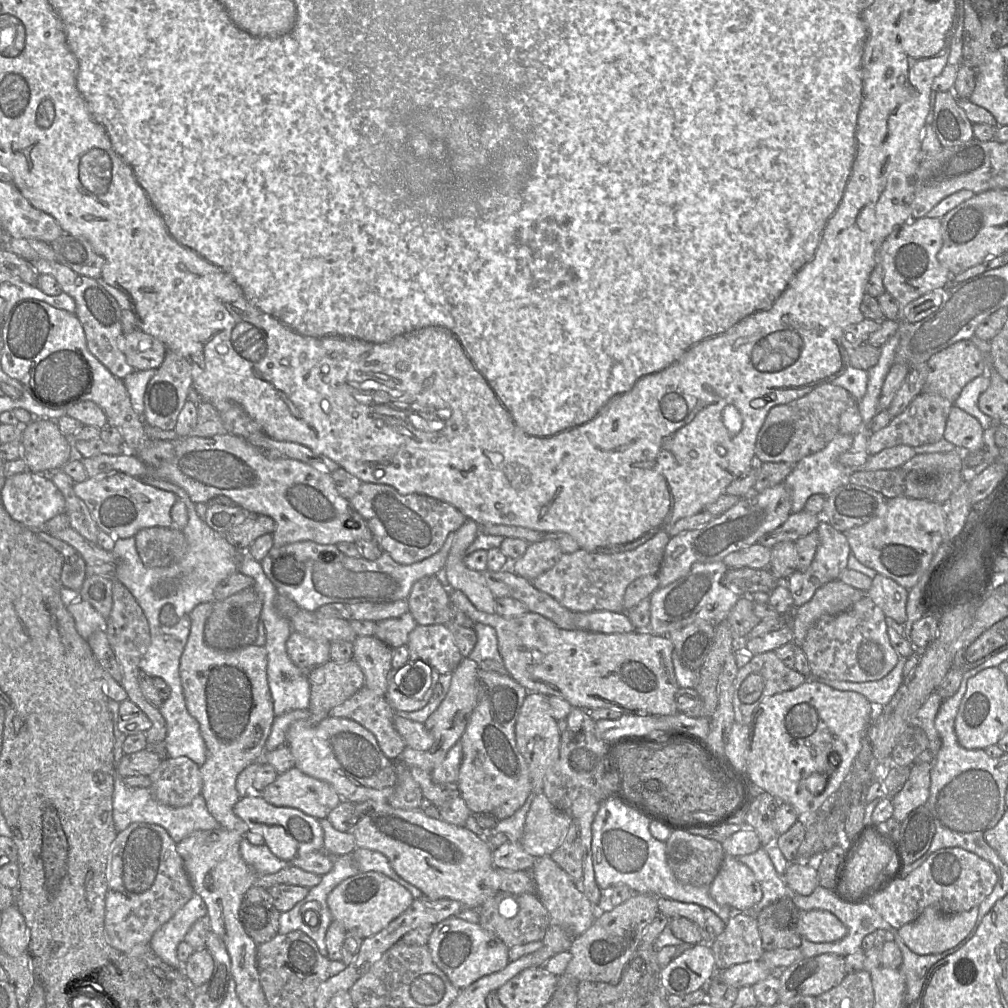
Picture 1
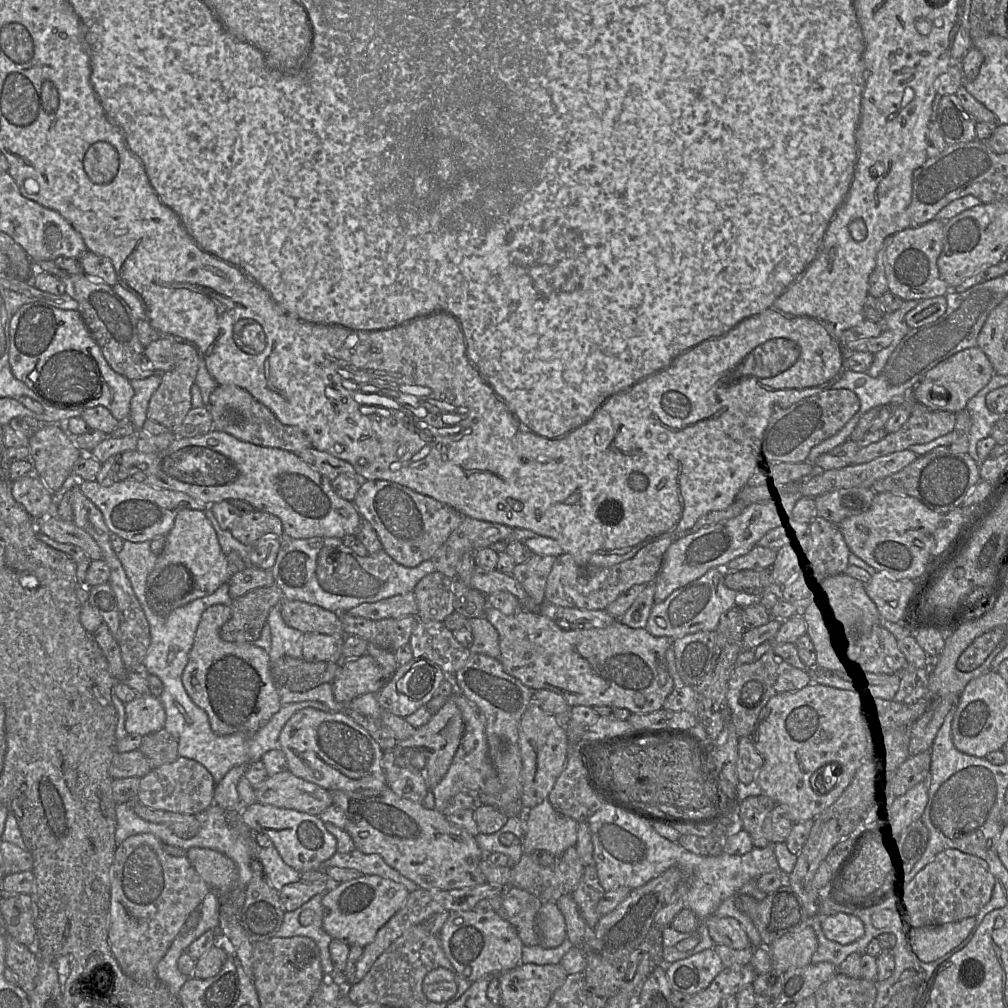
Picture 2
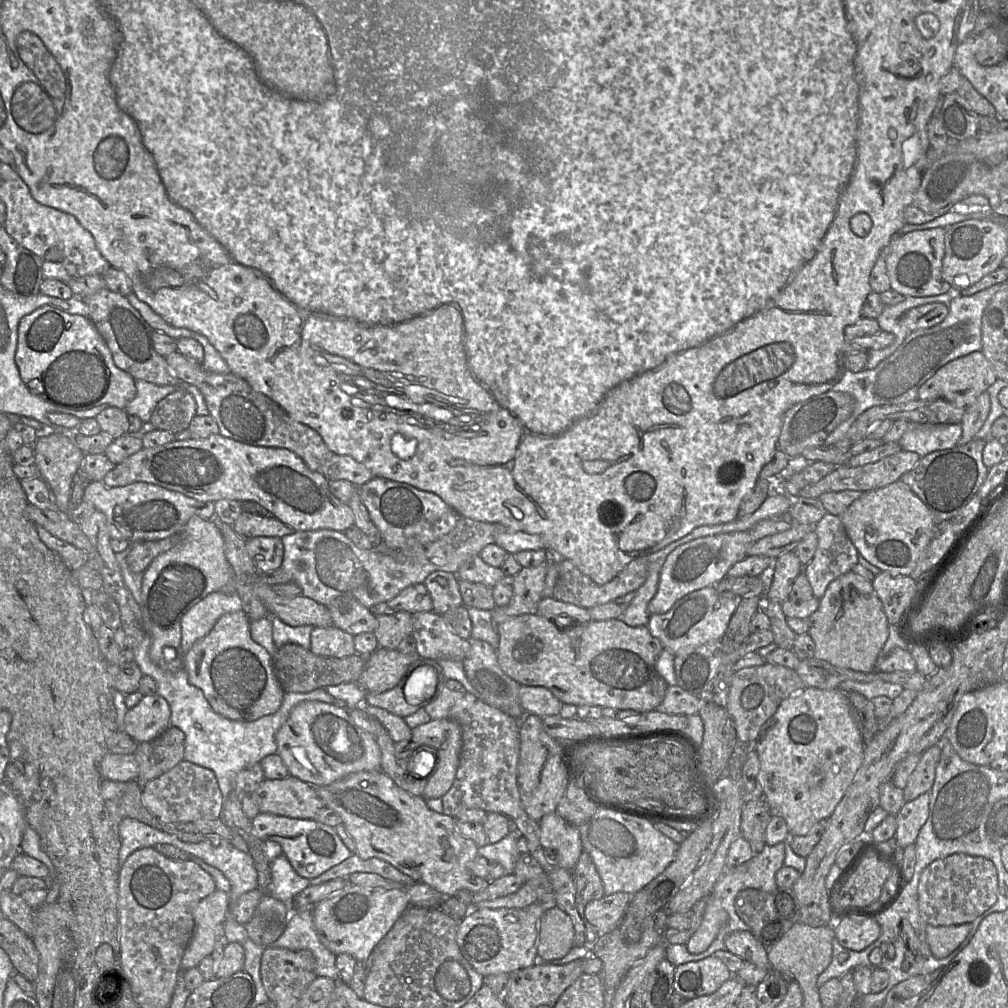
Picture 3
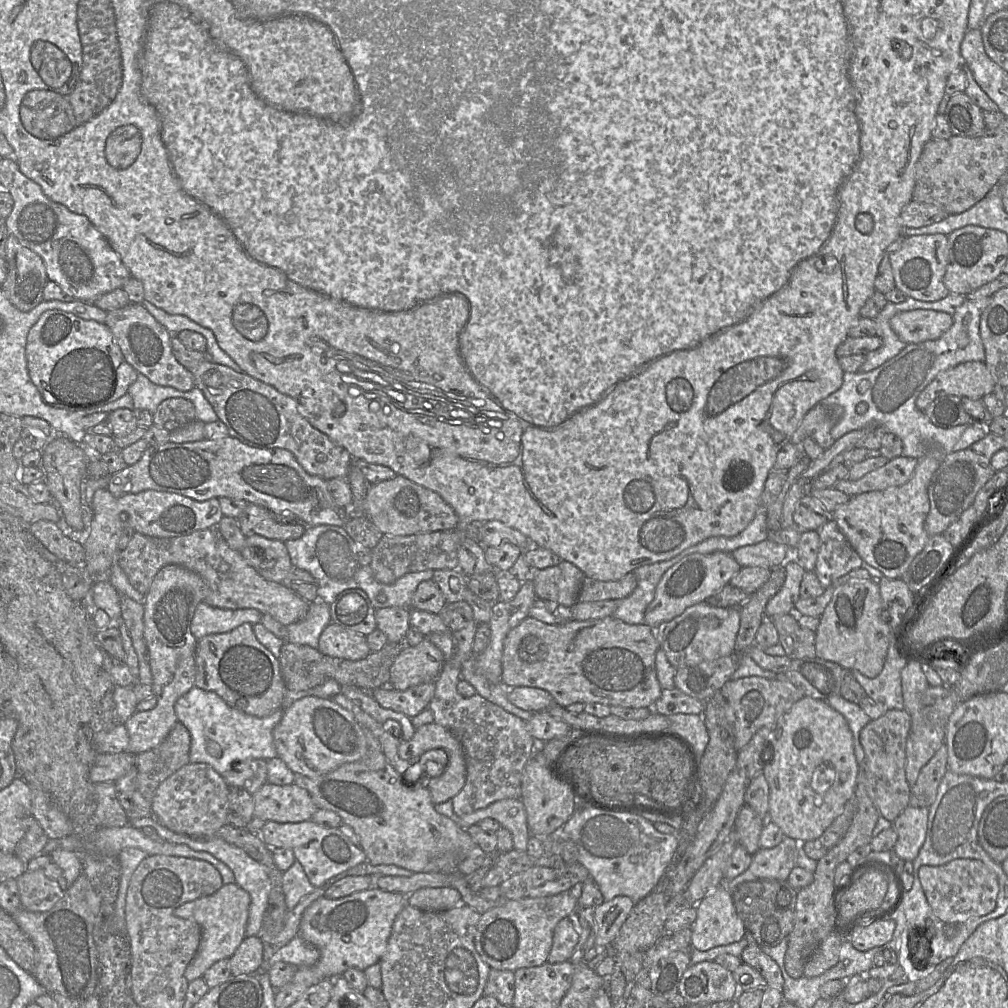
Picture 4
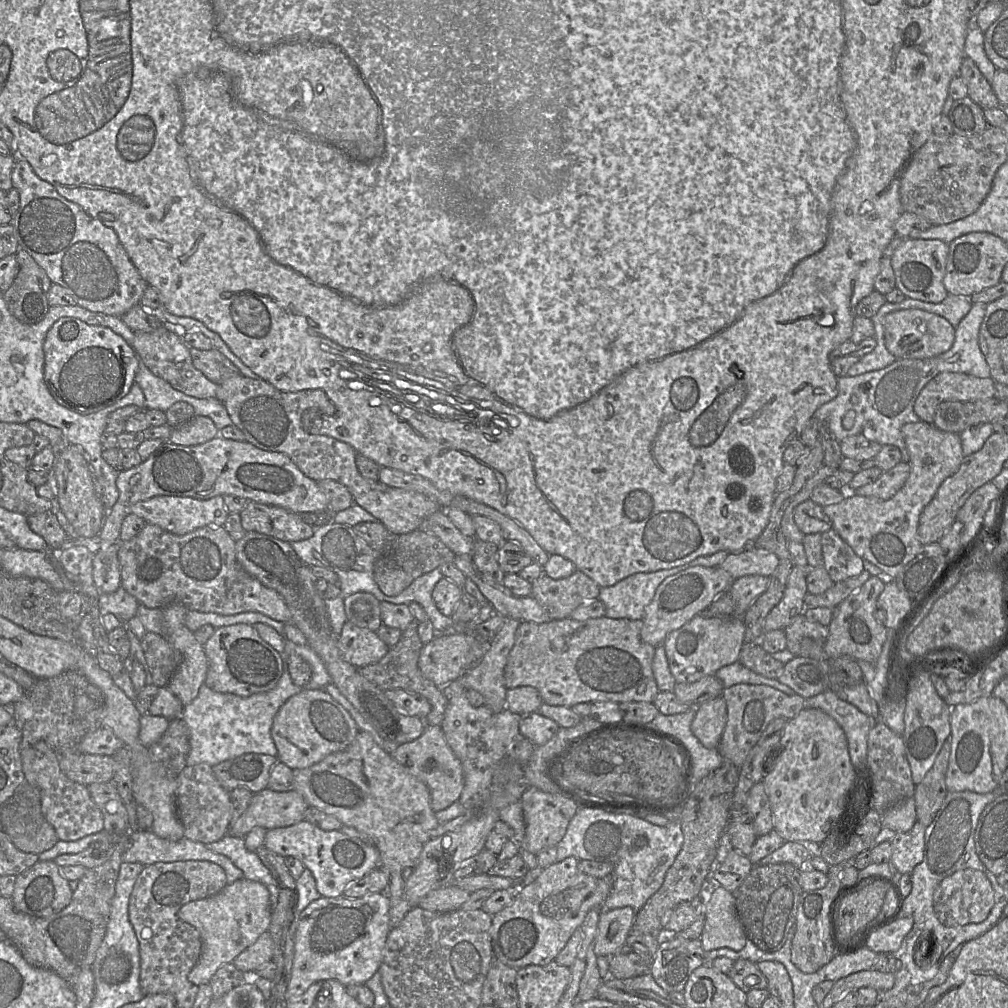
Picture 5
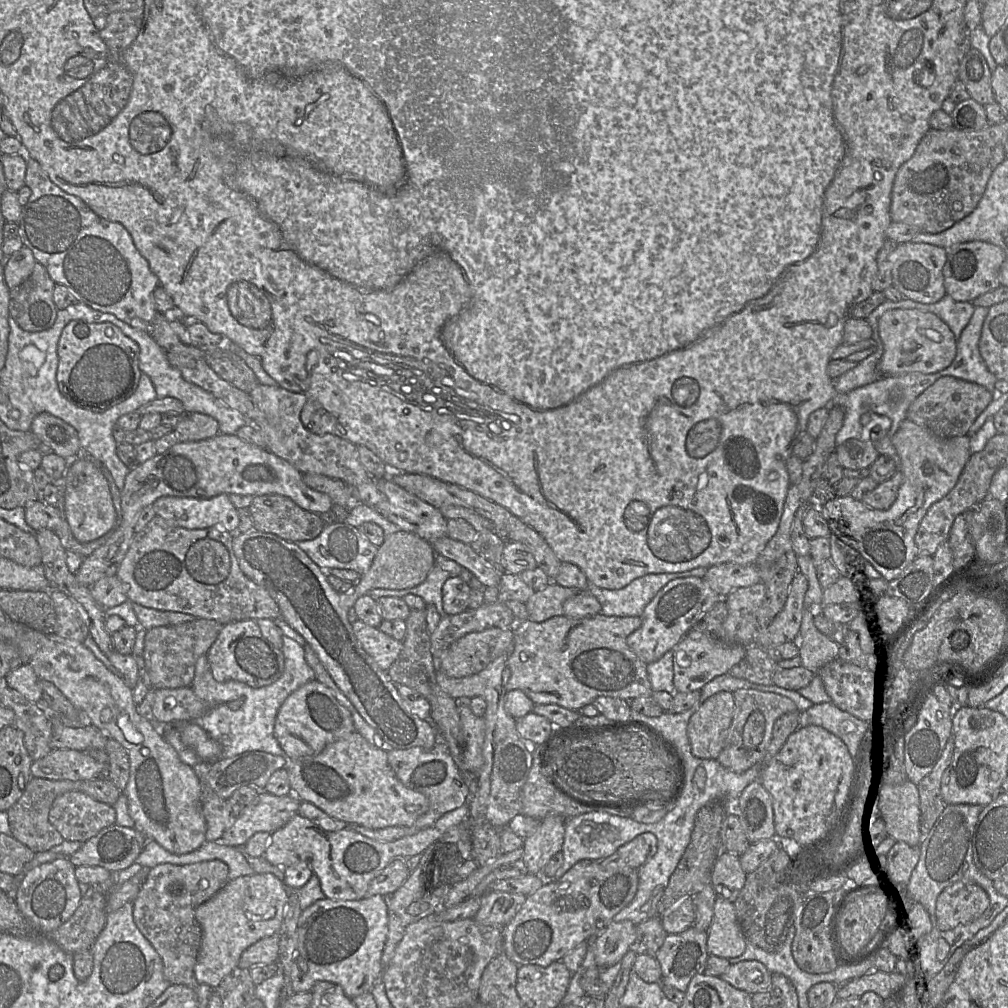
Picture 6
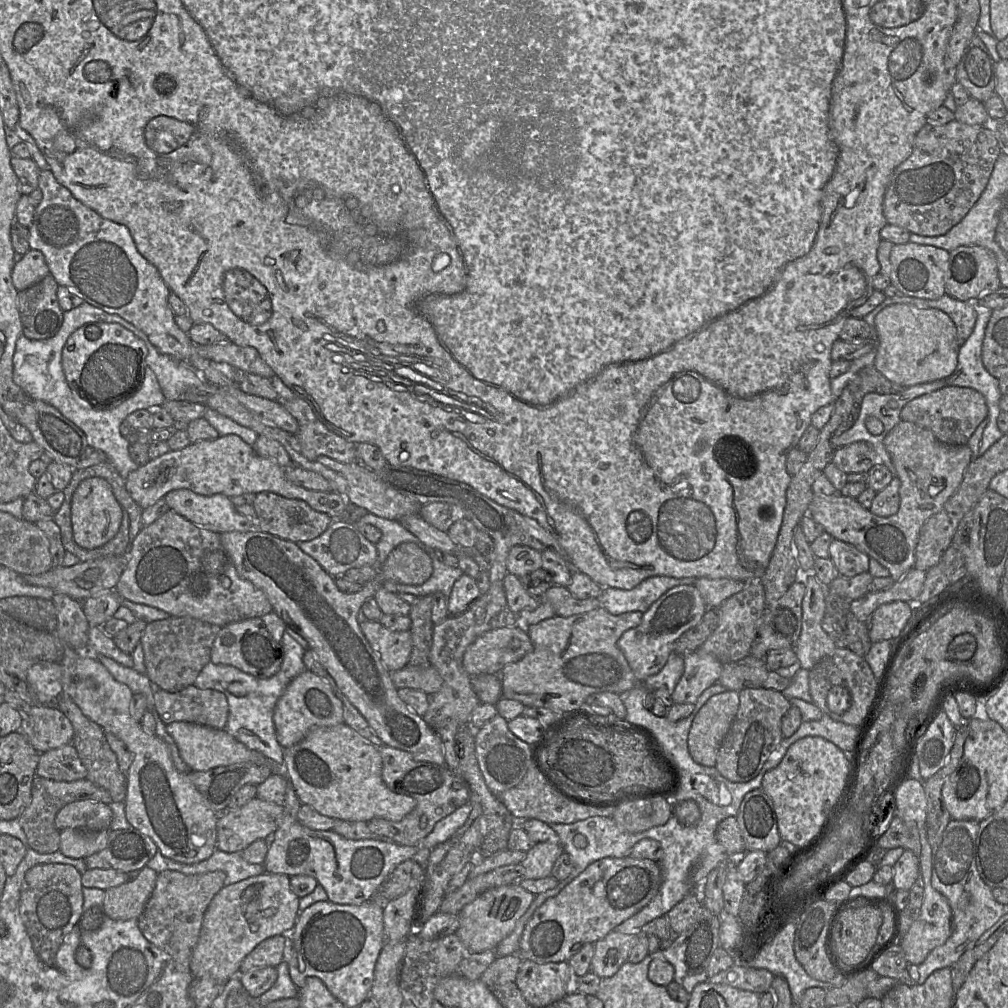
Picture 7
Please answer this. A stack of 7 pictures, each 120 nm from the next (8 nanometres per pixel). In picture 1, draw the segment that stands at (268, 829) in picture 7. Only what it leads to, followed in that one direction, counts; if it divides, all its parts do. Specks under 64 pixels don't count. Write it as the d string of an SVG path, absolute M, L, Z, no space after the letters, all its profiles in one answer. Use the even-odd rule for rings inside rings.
M296 767L279 774L275 781L258 794L274 806L296 808L318 820L326 818L342 800L328 783L308 776Z

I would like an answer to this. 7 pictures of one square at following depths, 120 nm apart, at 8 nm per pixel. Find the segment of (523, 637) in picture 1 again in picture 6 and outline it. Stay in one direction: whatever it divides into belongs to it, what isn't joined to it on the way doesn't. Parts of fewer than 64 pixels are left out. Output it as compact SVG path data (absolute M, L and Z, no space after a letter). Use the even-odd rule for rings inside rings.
M602 613L584 618L555 616L543 622L530 619L517 621L513 626L513 650L503 670L503 687L523 691L536 705L556 704L568 710L580 711L600 696L631 701L640 696L651 696L647 664L627 645L627 637L642 624L640 616L605 616Z

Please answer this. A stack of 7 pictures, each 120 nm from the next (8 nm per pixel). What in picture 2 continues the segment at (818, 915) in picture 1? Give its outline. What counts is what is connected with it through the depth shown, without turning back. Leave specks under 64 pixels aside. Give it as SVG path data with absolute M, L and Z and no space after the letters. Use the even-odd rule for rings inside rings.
M836 913L826 916L821 922L821 929L825 937L841 945L848 945L865 932L864 923L855 915Z

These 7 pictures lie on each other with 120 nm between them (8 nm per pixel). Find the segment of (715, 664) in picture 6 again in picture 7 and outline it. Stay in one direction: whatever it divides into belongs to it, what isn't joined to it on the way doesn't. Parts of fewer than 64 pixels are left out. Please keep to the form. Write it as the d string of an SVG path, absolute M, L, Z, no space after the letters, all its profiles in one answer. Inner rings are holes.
M694 651L684 656L684 672L677 683L672 699L675 704L695 704L705 689L716 683L723 664L713 655Z

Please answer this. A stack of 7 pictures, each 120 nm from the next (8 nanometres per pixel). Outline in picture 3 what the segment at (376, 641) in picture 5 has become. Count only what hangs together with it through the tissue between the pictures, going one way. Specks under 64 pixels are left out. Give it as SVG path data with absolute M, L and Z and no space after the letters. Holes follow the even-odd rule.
M334 625L315 626L310 640L310 651L319 656L343 658L355 654L354 636Z

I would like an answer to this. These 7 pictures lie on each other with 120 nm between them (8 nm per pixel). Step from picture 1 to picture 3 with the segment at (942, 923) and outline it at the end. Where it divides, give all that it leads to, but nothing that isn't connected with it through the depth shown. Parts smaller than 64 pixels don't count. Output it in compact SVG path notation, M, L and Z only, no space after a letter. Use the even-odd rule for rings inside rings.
M971 923L926 927L926 940L932 955L943 958L961 945L971 930Z

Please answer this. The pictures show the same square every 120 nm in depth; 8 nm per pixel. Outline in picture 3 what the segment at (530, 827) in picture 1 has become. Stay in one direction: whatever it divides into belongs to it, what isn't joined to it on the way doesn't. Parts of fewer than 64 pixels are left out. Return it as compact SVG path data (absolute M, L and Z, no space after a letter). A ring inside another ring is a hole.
M556 812L543 816L538 825L541 846L556 852L557 867L573 871L583 851L578 827L569 824Z

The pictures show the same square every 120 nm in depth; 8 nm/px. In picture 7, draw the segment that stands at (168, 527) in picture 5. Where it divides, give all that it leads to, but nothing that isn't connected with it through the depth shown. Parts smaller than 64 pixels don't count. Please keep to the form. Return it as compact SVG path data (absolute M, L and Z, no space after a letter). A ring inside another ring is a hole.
M182 488L168 492L163 498L170 510L202 528L217 533L259 531L256 520L239 514L224 494L204 496Z

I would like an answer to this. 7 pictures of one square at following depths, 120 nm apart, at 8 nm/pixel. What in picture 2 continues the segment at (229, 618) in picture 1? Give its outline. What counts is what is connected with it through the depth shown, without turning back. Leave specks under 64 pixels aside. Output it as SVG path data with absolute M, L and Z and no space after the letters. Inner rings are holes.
M275 584L233 599L231 617L220 630L221 639L236 644L253 643L260 637L271 608L283 600L283 593Z

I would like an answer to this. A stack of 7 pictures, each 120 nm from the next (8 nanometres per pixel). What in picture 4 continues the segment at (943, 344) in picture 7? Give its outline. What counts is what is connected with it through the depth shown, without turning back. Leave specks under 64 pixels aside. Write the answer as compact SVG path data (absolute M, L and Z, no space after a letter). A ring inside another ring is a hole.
M924 309L900 312L890 319L892 330L905 344L938 339L952 324L950 314Z

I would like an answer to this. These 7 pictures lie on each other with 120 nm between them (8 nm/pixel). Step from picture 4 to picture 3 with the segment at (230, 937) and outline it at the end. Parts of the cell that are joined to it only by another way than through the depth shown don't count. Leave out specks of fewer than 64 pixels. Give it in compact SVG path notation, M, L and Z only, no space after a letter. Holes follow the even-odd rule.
M216 890L202 899L192 911L195 922L194 932L181 961L181 969L186 971L197 967L216 946L224 945L224 924L229 915L229 895Z

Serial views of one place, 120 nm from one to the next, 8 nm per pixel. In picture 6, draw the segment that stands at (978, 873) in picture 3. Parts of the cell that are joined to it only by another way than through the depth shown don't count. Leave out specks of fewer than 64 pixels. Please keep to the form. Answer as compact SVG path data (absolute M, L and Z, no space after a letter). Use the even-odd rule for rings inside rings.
M959 881L939 895L936 901L936 921L941 932L973 922L989 906L986 891L975 883Z

